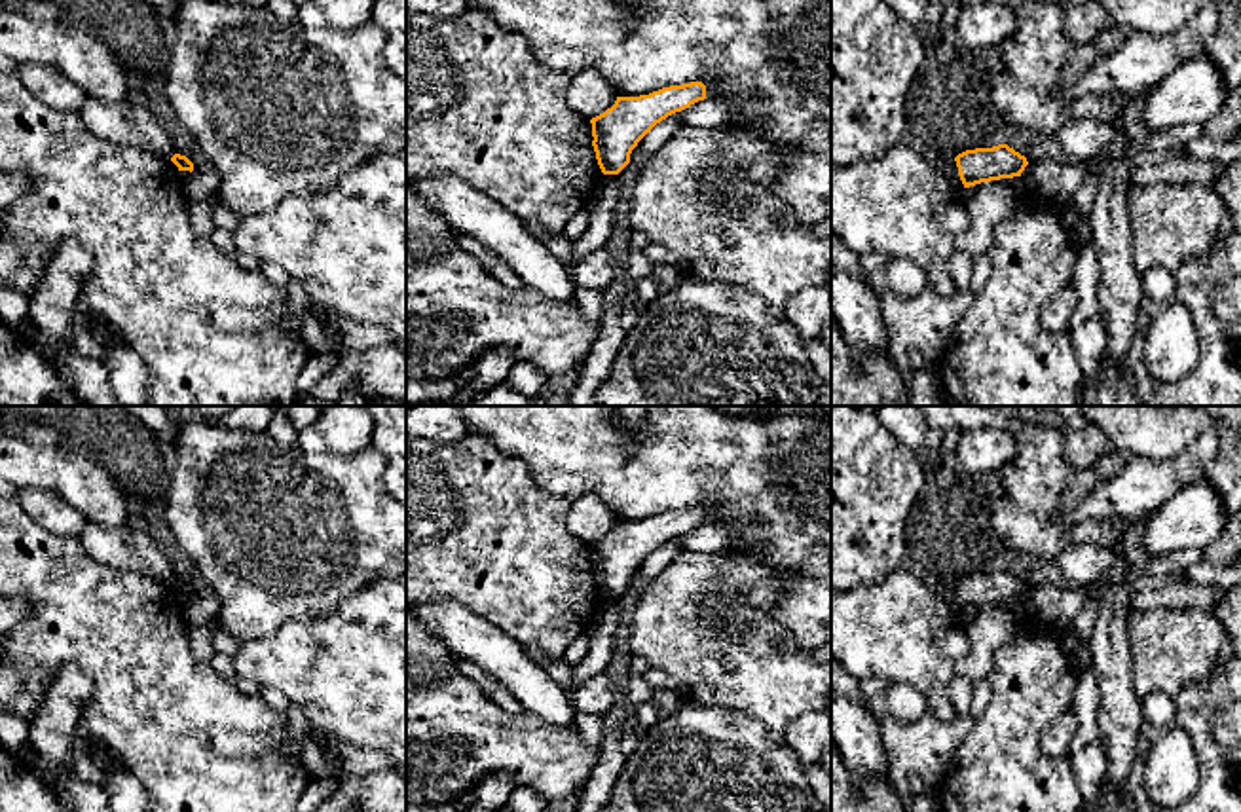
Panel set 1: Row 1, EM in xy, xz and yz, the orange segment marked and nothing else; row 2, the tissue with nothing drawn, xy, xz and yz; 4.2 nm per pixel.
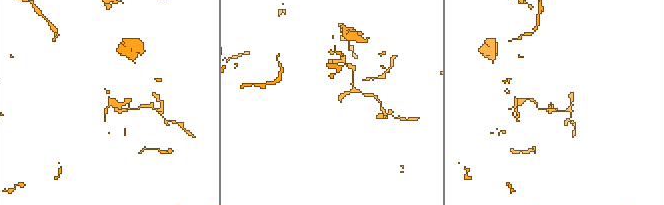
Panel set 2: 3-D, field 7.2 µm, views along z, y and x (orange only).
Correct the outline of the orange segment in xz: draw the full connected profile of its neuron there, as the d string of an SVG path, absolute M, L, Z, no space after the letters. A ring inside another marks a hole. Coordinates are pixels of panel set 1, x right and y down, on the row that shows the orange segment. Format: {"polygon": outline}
{"polygon": "M691 82L649 95L617 97L615 104L590 120L592 146L603 175L619 175L638 142L668 116L706 99L706 85Z"}

